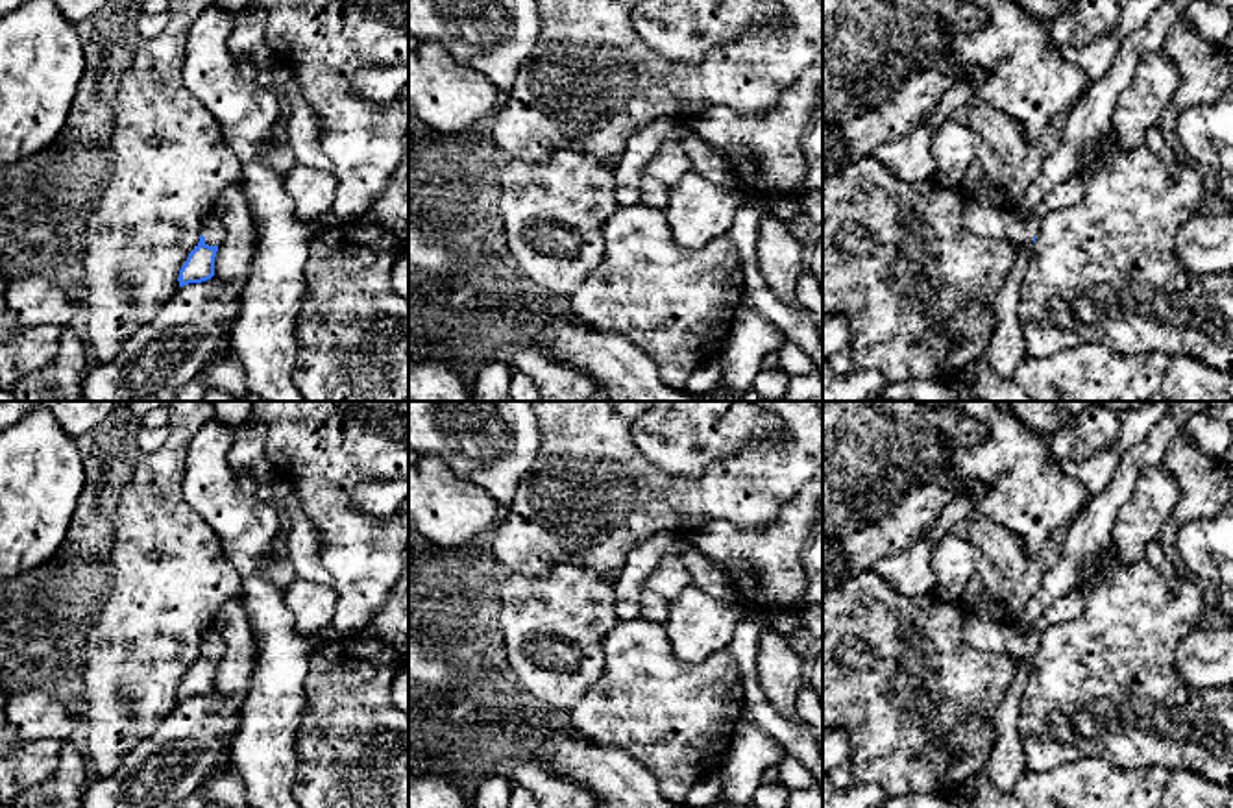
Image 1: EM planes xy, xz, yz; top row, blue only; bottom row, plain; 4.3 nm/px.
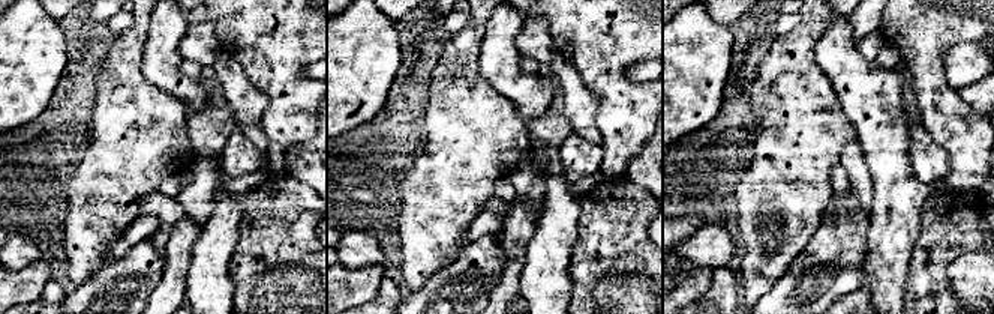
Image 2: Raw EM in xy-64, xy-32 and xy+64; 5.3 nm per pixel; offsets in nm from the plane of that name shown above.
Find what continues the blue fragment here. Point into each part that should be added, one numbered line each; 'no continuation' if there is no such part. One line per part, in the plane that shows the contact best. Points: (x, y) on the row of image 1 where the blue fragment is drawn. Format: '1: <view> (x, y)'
1: xy (211, 228)

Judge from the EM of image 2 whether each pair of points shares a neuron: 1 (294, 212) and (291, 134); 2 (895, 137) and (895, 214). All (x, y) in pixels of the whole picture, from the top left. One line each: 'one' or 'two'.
1: two
2: one

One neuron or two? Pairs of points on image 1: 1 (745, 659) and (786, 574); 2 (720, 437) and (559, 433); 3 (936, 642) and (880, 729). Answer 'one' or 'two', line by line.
1: two
2: two
3: one

